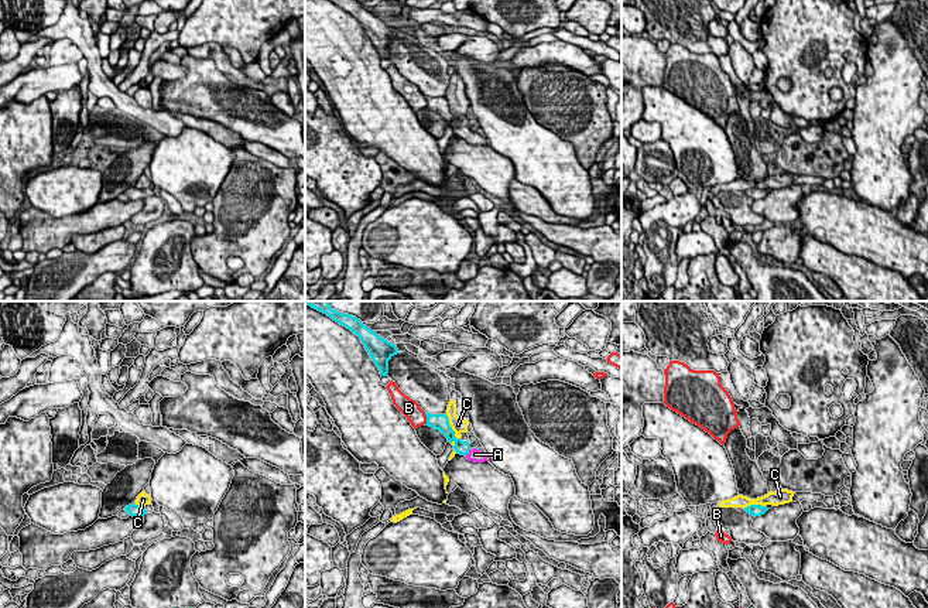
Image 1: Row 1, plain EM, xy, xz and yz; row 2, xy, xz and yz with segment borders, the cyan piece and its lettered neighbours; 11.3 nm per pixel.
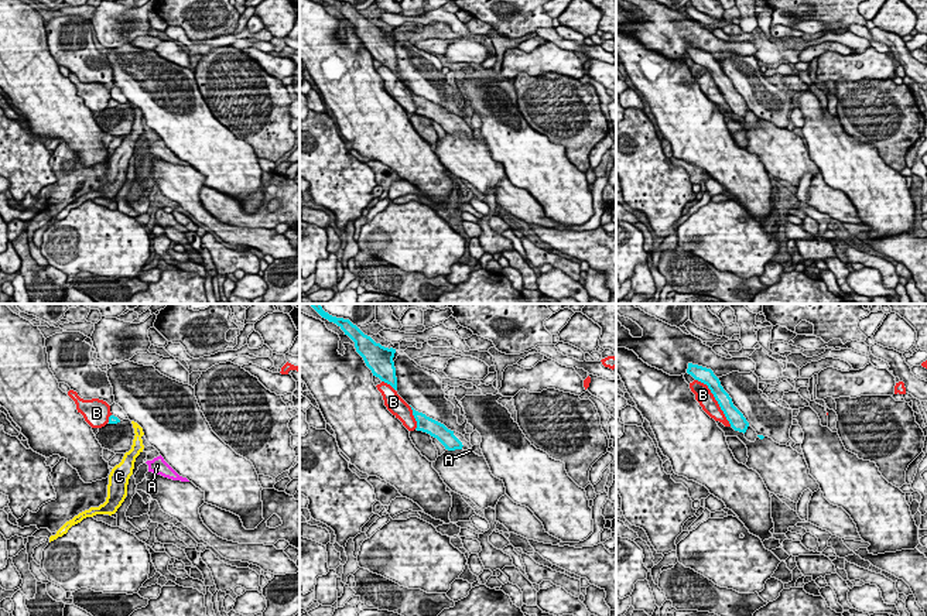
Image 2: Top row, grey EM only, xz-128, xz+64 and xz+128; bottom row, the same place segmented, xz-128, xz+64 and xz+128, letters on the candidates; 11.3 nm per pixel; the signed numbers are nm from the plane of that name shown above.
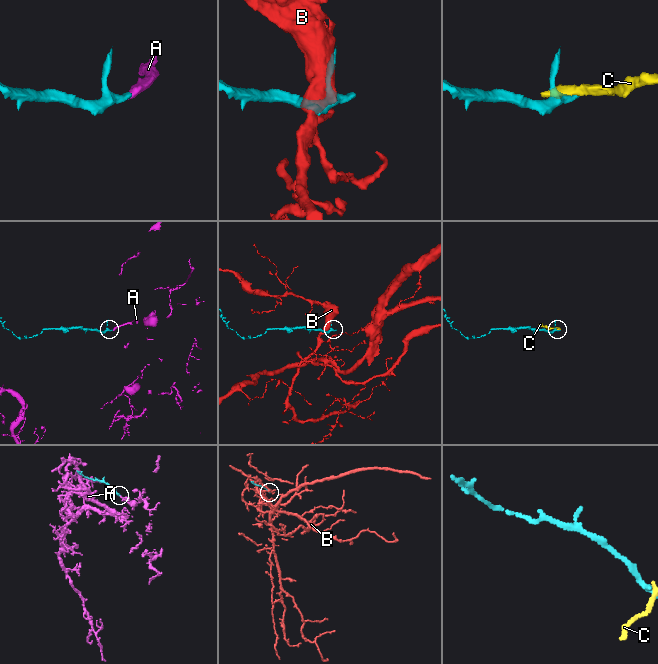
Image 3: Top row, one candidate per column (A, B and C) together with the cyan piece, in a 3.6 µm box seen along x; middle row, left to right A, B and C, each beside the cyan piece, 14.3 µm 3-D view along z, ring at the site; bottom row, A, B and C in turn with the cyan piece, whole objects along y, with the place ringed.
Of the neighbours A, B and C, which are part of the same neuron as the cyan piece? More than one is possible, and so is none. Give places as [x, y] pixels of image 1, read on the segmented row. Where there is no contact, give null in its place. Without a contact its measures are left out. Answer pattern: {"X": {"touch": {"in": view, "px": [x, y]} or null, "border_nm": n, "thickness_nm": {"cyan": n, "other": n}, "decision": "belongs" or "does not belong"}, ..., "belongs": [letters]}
{"A": {"touch": {"in": "xz", "px": [468, 453]}, "border_nm": 110, "thickness_nm": {"cyan": 160, "other": 140}, "decision": "belongs"}, "B": {"touch": {"in": "xz", "px": [427, 419]}, "border_nm": 140, "thickness_nm": {"cyan": 190, "other": 200}, "decision": "does not belong"}, "C": {"touch": {"in": "xz", "px": [451, 427]}, "border_nm": 340, "thickness_nm": {"cyan": 190, "other": 170}, "decision": "does not belong"}, "belongs": ["A"]}

